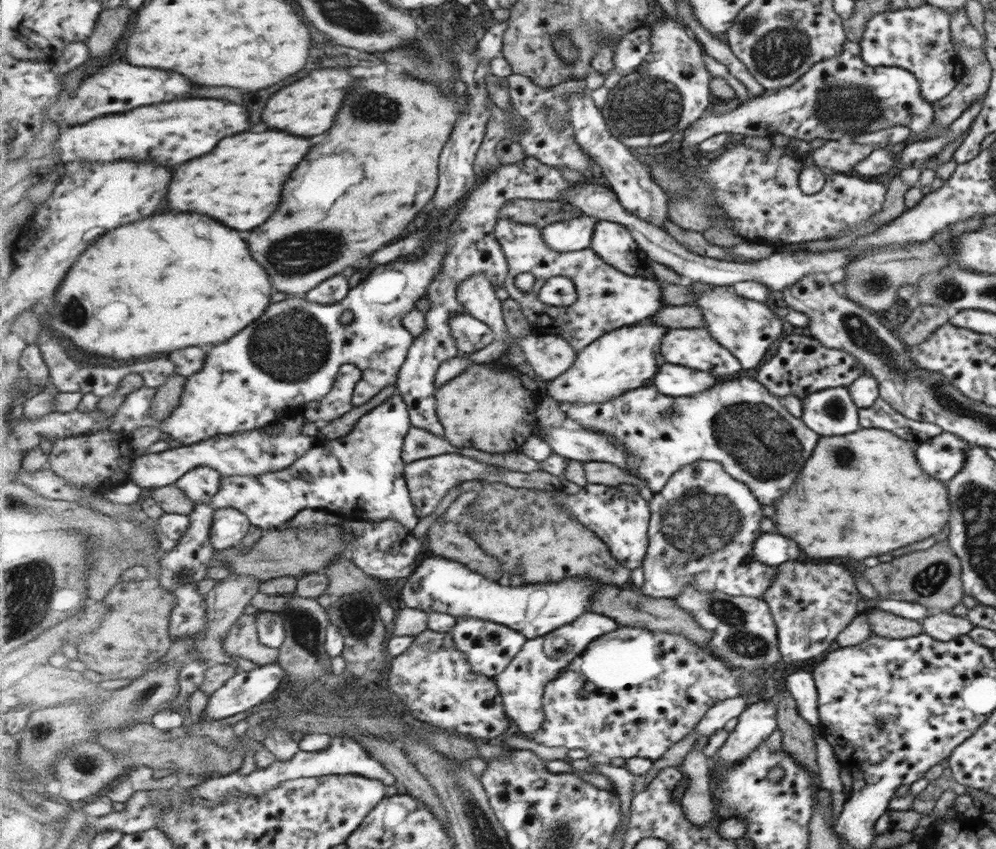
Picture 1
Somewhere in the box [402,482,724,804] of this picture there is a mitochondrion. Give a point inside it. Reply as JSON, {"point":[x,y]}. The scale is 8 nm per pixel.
{"point":[634,607]}

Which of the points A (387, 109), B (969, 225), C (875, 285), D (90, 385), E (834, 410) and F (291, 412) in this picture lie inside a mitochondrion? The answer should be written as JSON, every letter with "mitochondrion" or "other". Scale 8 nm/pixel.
{"A":"mitochondrion","B":"other","C":"mitochondrion","D":"other","E":"mitochondrion","F":"other"}

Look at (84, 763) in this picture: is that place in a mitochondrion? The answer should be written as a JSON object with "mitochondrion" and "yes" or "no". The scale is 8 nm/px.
{"mitochondrion":"yes"}

